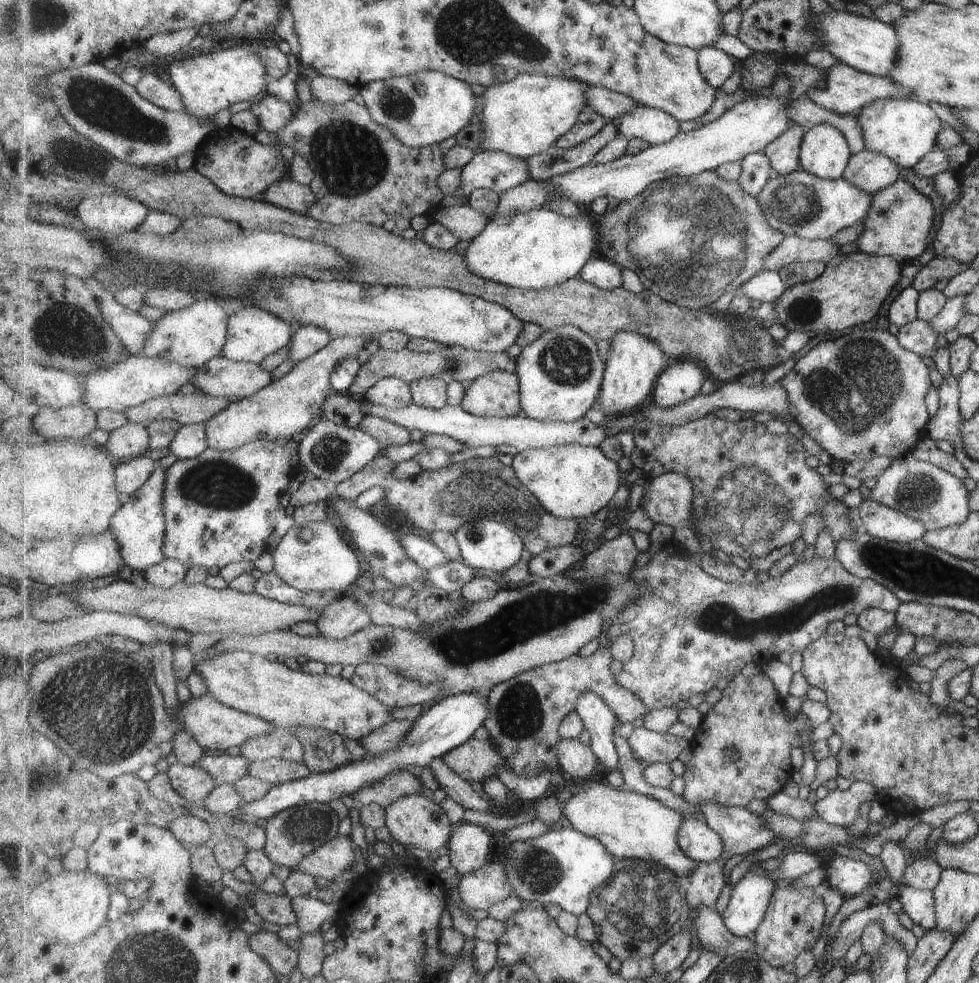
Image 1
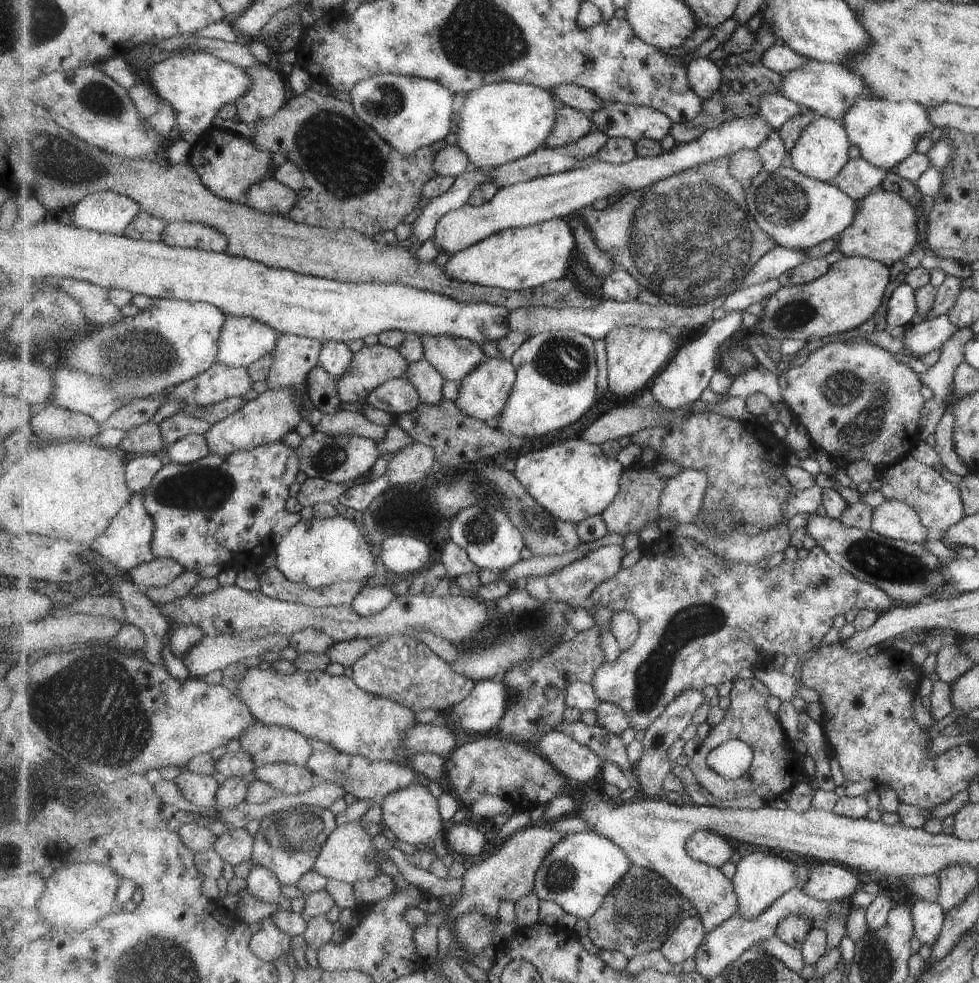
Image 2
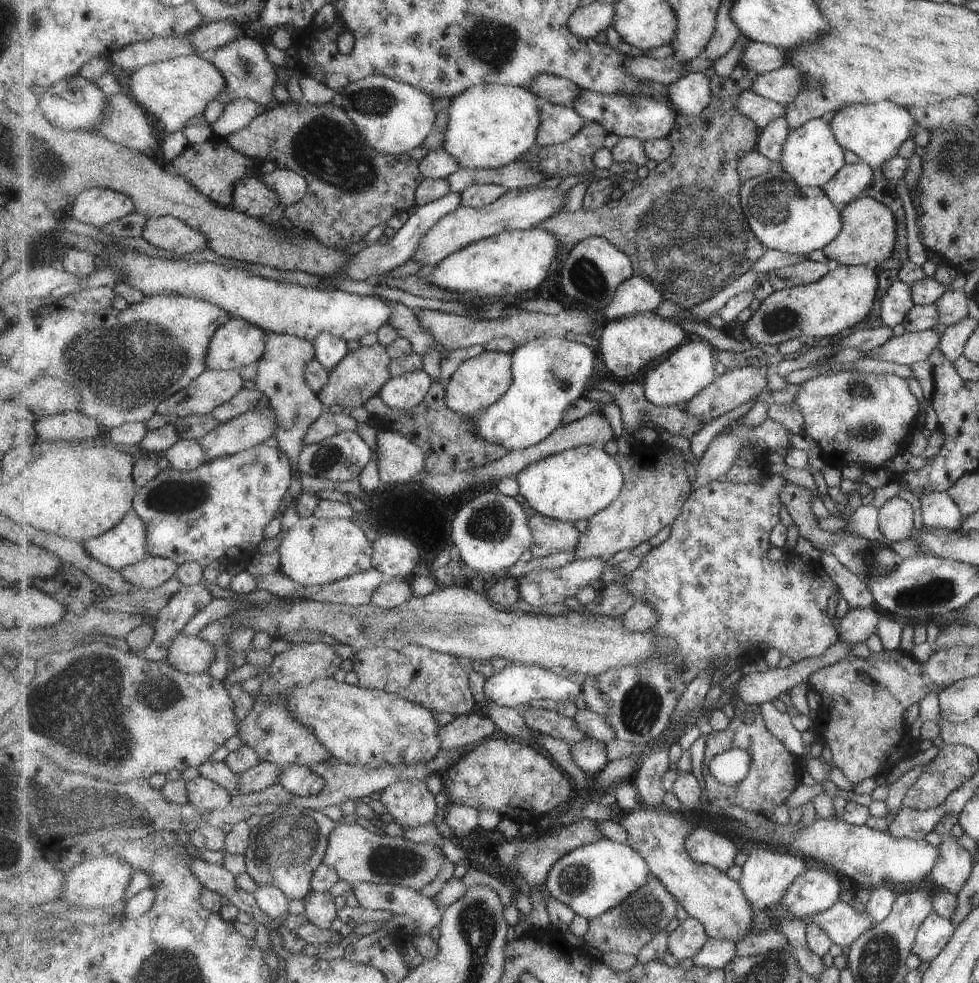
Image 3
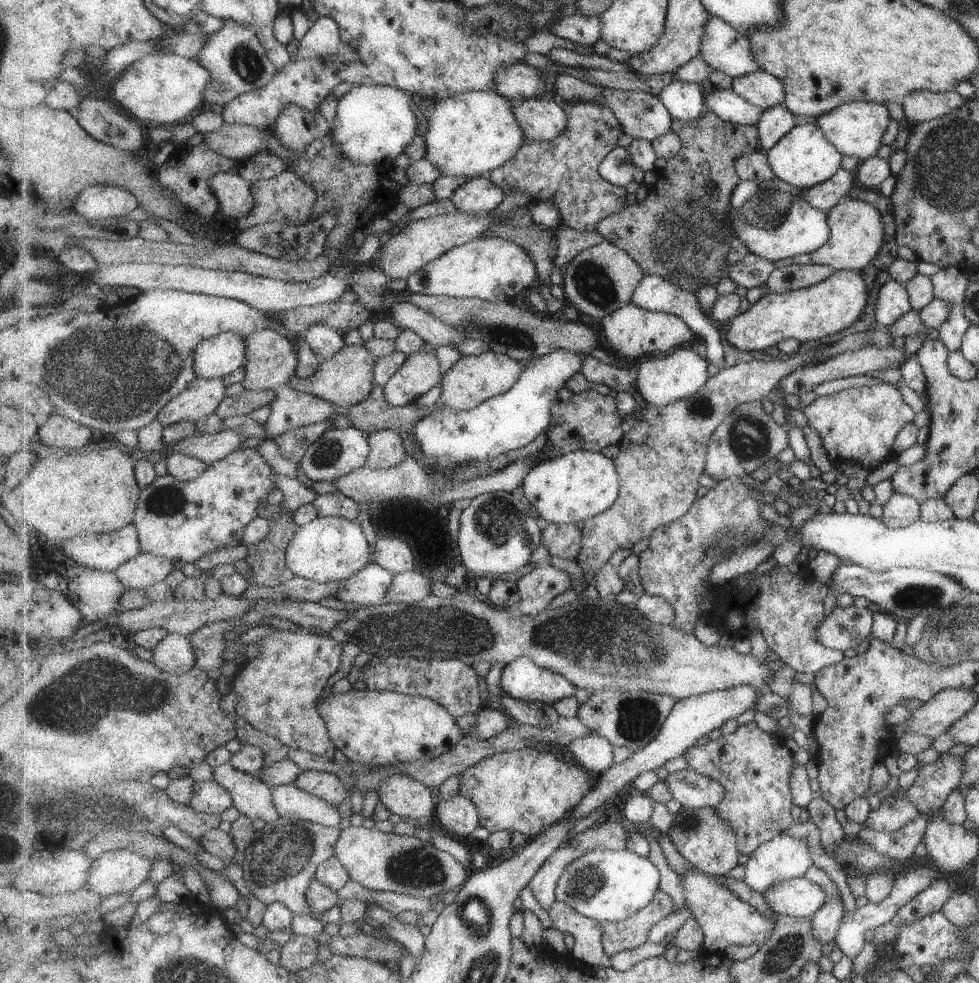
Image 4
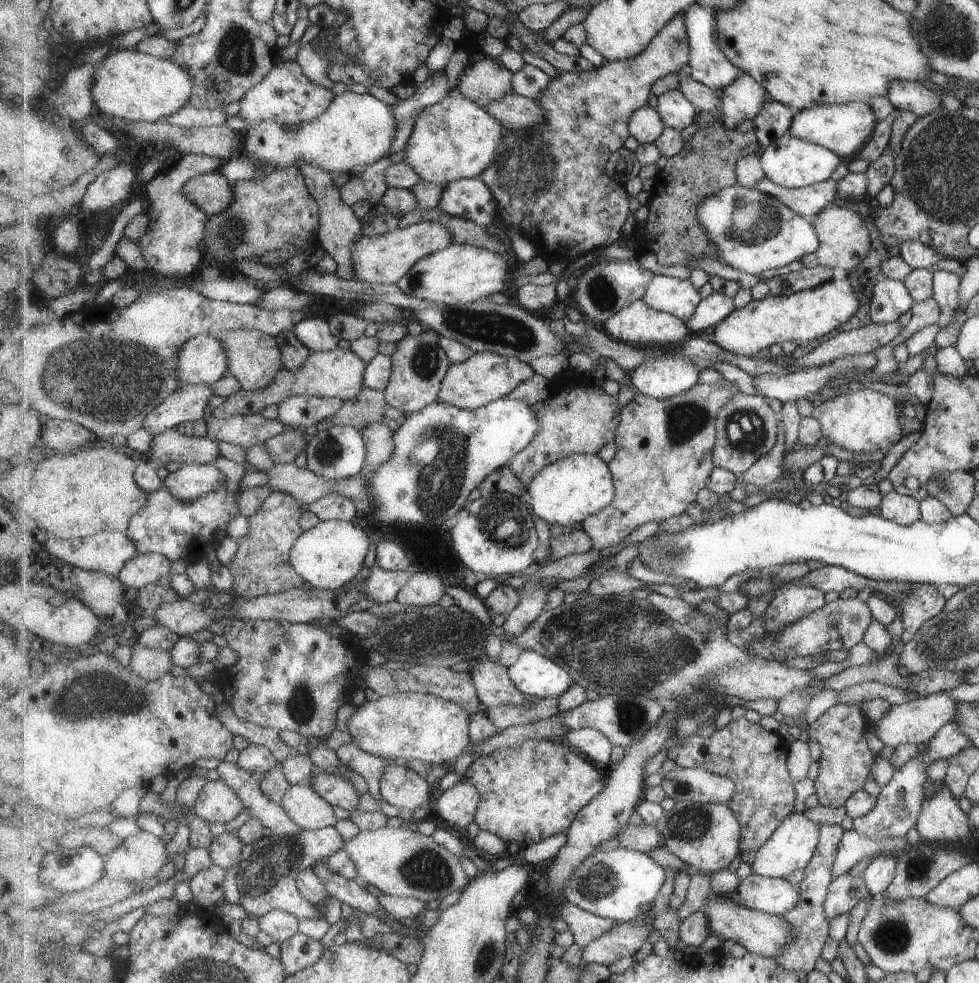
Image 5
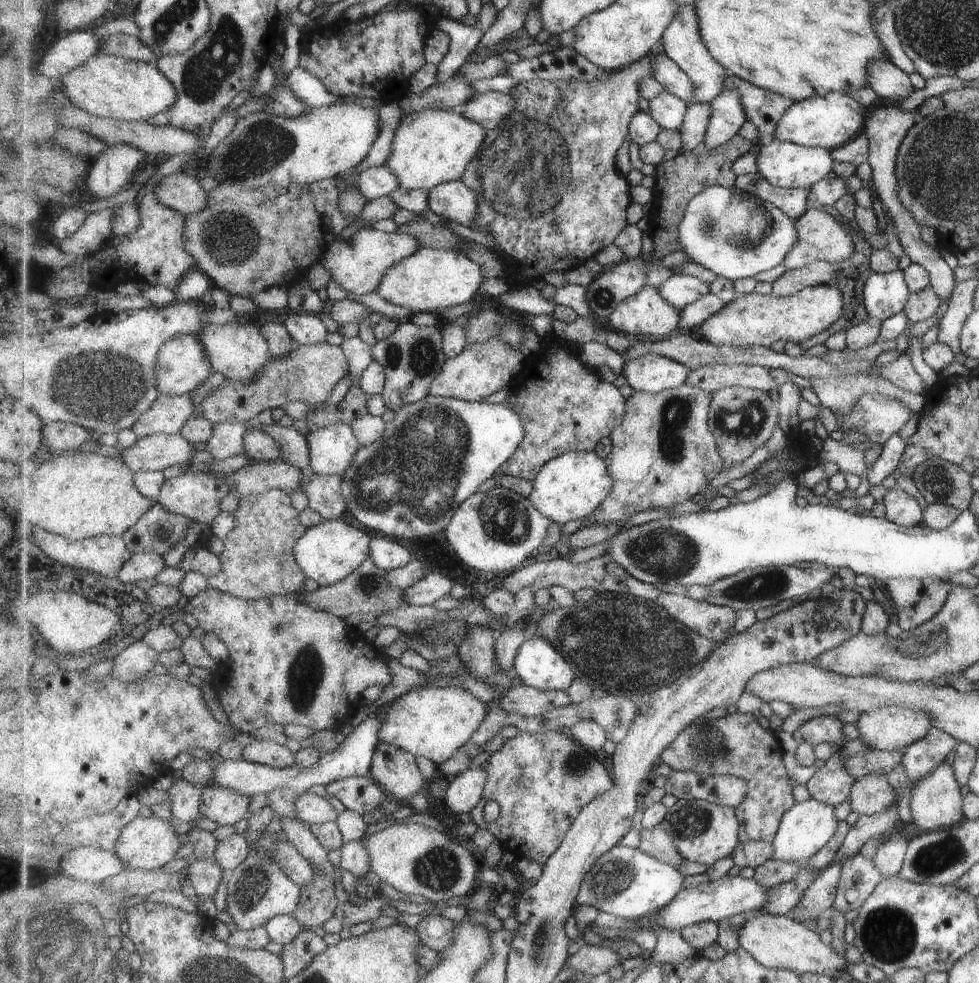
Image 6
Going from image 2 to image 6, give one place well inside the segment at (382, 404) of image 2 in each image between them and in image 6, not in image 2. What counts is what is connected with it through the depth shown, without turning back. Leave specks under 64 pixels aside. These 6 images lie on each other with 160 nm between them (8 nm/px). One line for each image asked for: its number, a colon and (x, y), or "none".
3: (405, 392)
4: (421, 372)
5: (420, 364)
6: (413, 356)

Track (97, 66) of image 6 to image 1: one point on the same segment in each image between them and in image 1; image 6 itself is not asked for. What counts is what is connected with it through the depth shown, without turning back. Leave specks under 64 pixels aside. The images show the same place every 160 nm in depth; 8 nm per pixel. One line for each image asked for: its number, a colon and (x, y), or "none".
1: (208, 83)
2: (197, 84)
3: (176, 90)
4: (164, 89)
5: (129, 84)

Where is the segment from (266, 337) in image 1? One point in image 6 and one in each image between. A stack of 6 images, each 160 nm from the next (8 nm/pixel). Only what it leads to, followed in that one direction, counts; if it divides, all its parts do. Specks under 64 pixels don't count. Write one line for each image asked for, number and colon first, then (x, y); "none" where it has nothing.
2: (244, 340)
3: (238, 343)
4: (218, 356)
5: (204, 360)
6: (183, 367)

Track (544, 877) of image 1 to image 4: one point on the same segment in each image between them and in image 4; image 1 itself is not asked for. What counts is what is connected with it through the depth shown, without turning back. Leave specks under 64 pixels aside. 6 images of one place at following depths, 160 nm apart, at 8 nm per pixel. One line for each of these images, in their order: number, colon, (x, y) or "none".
2: (579, 872)
3: (592, 879)
4: (611, 885)

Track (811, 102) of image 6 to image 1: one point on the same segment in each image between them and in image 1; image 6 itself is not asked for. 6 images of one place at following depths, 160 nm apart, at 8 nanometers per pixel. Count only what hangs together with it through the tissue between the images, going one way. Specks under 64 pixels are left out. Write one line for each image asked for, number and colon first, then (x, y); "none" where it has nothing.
1: (904, 130)
2: (885, 133)
3: (873, 131)
4: (855, 127)
5: (842, 128)

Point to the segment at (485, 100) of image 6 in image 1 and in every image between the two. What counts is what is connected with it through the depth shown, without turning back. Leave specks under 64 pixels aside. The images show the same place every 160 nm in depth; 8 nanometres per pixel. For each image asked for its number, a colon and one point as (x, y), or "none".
1: (590, 122)
2: (573, 124)
3: (560, 123)
4: (542, 119)
5: (516, 112)

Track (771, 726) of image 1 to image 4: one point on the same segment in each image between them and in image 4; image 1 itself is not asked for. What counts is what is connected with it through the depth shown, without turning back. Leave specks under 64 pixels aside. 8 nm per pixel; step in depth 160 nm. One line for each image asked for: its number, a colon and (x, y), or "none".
2: (748, 719)
3: (774, 774)
4: (755, 767)

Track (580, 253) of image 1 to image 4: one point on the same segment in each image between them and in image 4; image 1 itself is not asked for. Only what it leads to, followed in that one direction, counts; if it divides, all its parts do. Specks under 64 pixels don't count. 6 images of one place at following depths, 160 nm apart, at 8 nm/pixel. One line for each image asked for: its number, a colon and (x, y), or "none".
2: (517, 258)
3: (516, 260)
4: (491, 268)

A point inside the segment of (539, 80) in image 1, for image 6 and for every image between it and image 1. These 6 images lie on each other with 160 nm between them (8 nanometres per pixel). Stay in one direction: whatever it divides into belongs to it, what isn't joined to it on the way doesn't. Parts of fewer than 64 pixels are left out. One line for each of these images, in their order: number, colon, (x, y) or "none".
2: (501, 122)
3: (490, 125)
4: (474, 132)
5: (457, 138)
6: (434, 146)

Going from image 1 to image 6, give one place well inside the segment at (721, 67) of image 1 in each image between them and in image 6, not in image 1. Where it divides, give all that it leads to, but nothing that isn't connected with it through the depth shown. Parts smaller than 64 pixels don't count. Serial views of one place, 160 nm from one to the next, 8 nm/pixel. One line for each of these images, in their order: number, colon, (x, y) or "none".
2: (705, 75)
3: (692, 93)
4: (685, 100)
5: (678, 112)
6: (669, 110)

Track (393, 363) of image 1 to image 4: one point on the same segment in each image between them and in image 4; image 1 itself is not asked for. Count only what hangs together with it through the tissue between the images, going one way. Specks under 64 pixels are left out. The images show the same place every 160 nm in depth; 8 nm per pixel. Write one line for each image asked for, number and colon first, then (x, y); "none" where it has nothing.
2: (373, 365)
3: (359, 376)
4: (346, 378)

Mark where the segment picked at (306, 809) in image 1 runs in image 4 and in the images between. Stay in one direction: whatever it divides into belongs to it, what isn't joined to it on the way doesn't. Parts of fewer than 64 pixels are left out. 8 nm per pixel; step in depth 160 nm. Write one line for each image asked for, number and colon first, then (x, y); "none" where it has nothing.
2: (288, 843)
3: (287, 847)
4: (283, 859)

